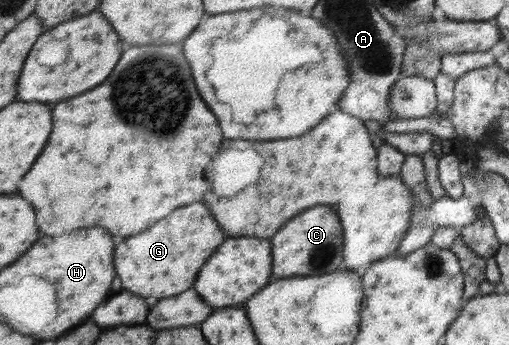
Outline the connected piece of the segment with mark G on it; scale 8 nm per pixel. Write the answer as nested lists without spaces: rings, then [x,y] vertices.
[[[202,203],[182,207],[148,231],[128,237],[116,247],[116,273],[124,287],[140,297],[172,297],[194,287],[198,271],[206,259],[224,243],[224,233],[214,221],[210,209]]]

